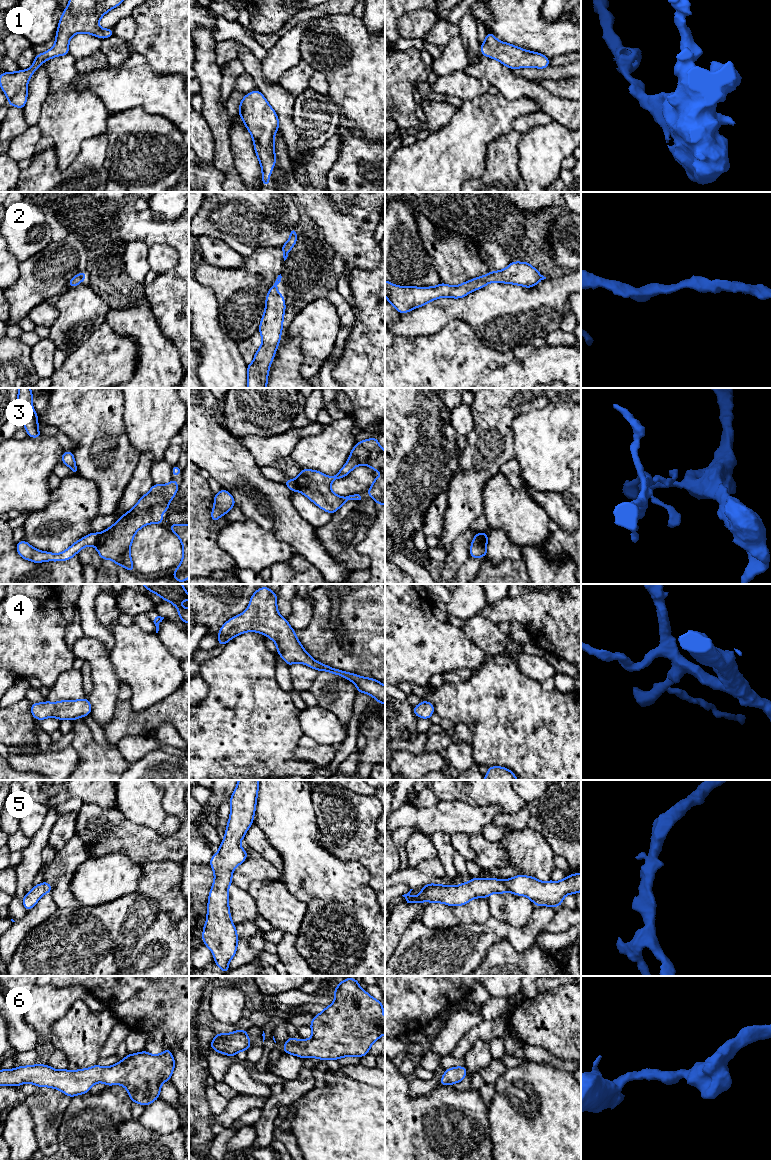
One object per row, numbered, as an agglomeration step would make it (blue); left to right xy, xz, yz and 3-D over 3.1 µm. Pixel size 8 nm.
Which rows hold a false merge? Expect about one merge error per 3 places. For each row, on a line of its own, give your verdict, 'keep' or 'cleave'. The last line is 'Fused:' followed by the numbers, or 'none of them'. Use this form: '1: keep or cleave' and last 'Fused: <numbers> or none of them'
1: keep
2: keep
3: cleave
4: keep
5: keep
6: keep
Fused: 3

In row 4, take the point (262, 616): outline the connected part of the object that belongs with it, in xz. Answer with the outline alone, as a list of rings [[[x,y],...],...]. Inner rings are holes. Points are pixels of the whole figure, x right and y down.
[[[269,586],[257,589],[250,598],[248,609],[223,624],[218,630],[218,645],[225,646],[235,636],[248,631],[258,632],[272,639],[277,646],[276,653],[287,666],[302,663],[317,671],[342,676],[356,685],[358,693],[372,695],[376,702],[385,705],[385,686],[380,681],[332,668],[314,660],[305,651],[295,635],[295,630],[278,613],[277,593],[273,593]]]

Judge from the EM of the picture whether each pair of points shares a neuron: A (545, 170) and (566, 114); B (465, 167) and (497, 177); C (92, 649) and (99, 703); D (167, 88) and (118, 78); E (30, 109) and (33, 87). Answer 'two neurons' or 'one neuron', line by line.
A: two neurons
B: two neurons
C: one neuron
D: one neuron
E: one neuron

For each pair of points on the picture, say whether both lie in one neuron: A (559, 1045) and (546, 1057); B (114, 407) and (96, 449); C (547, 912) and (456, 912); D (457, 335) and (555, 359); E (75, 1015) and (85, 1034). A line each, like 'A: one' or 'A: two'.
A: two
B: one
C: two
D: one
E: one

